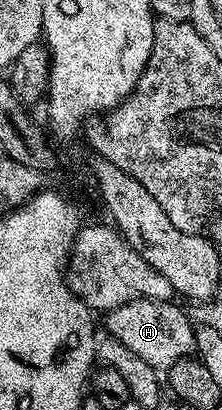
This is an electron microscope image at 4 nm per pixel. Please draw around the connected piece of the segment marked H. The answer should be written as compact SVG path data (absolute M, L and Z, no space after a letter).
M133 299L130 303L119 305L113 311L104 316L105 327L108 338L119 341L135 353L135 357L143 357L147 365L158 369L168 369L175 365L175 361L188 359L195 351L195 327L188 314L181 312L179 308L172 307L174 304L169 301L158 301L155 299Z

